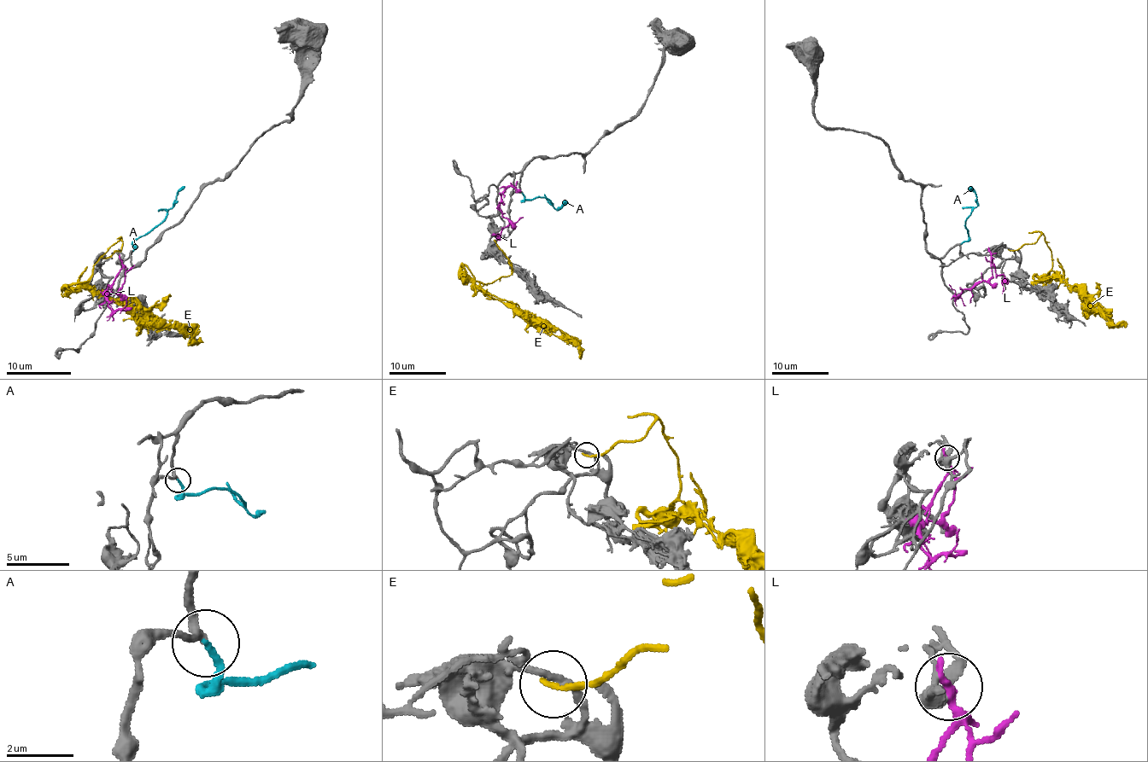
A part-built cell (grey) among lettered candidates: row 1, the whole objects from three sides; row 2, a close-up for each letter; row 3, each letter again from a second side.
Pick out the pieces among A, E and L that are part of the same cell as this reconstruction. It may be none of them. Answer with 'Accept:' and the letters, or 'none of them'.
Accept: A

